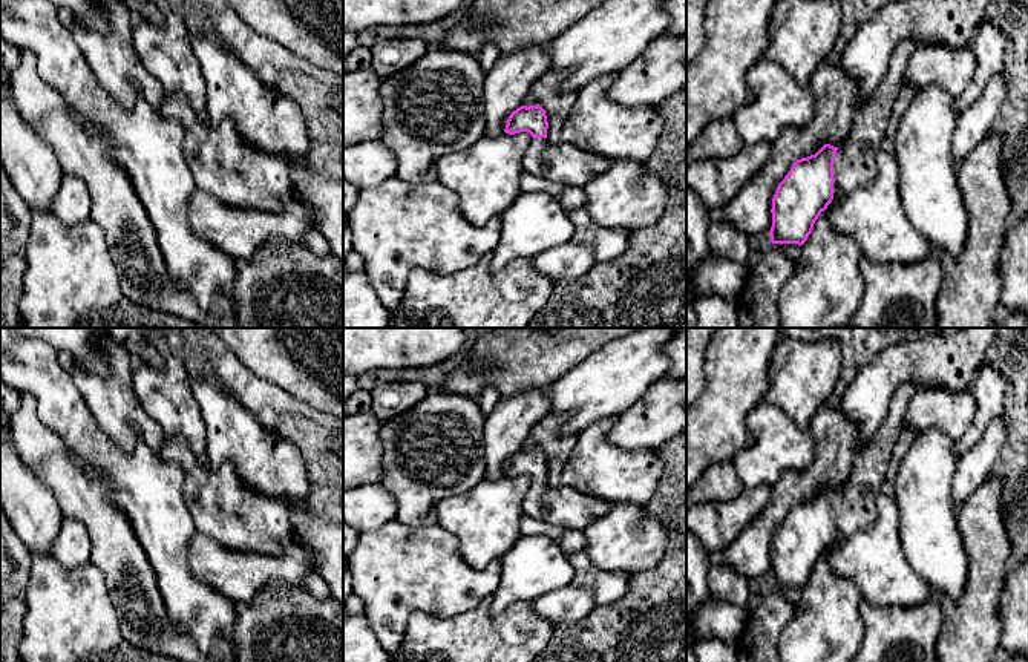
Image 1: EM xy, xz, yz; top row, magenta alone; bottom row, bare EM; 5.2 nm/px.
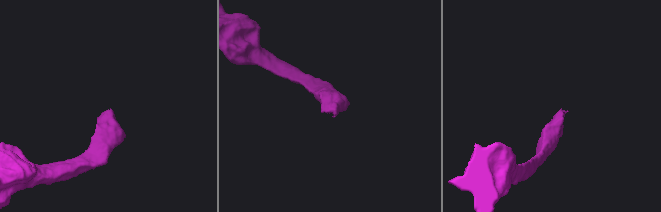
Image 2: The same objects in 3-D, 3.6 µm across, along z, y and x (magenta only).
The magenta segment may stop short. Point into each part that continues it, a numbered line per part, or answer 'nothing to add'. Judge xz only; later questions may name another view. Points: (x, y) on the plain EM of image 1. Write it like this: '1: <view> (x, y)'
1: xz (566, 507)

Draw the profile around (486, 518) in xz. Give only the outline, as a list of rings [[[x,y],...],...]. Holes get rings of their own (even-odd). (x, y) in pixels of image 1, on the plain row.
[[[504,475],[438,501],[437,524],[458,538],[460,558],[469,567],[484,570],[516,542],[530,486],[529,475]]]

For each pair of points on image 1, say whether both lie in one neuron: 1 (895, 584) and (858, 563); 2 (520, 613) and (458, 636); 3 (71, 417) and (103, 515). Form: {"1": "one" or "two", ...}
{"1": "one", "2": "one", "3": "two"}

